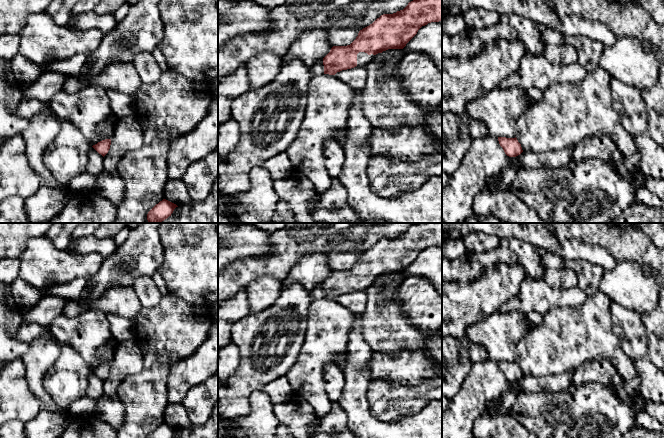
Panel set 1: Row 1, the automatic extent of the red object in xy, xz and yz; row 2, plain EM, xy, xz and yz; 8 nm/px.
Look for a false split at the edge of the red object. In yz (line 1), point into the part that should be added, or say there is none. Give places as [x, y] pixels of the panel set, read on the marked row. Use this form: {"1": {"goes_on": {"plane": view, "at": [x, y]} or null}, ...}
{"1": {"goes_on": null}}

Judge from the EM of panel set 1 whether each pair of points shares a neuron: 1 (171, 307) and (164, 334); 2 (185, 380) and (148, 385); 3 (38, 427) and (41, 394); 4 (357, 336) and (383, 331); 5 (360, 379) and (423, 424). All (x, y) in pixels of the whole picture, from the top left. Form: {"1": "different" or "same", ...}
{"1": "same", "2": "different", "3": "different", "4": "different", "5": "same"}

